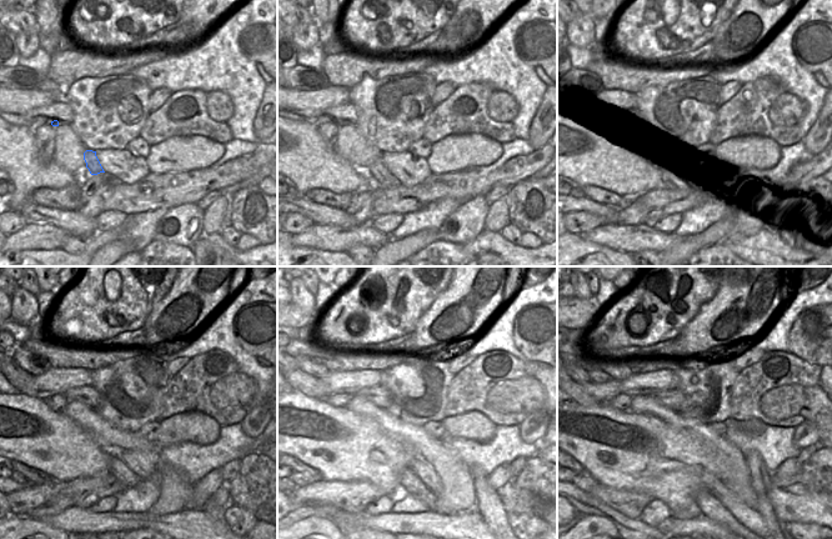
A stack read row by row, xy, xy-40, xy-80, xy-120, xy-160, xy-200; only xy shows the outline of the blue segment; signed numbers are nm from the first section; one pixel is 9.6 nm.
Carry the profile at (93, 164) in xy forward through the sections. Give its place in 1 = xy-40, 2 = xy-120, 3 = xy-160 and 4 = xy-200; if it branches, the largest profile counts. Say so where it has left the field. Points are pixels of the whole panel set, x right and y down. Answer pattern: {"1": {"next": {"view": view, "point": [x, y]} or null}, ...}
{"1": {"next": {"view": "xy-40", "point": [376, 169]}}, "2": {"next": {"view": "xy-120", "point": [118, 468]}}, "3": {"next": {"view": "xy-160", "point": [412, 484]}}, "4": {"next": {"view": "xy-200", "point": [710, 505]}}}

